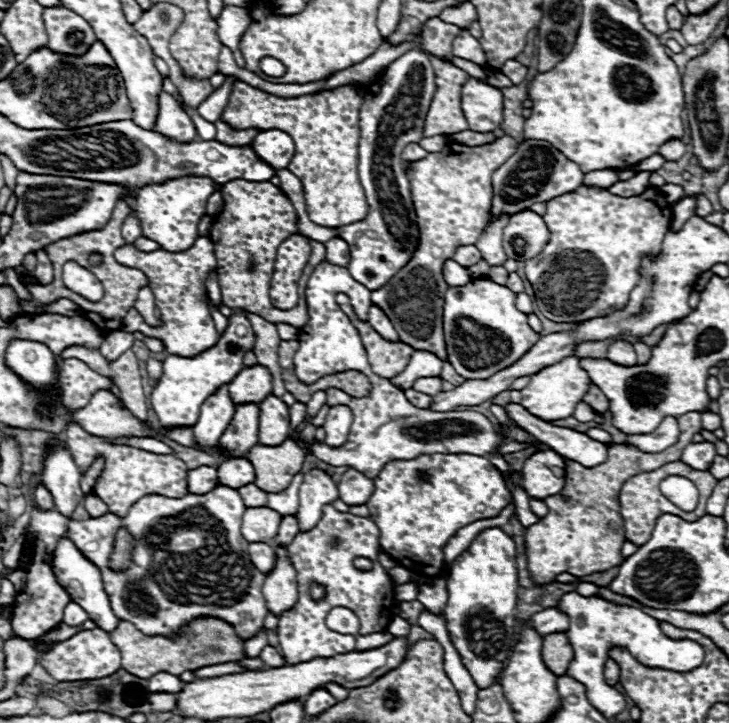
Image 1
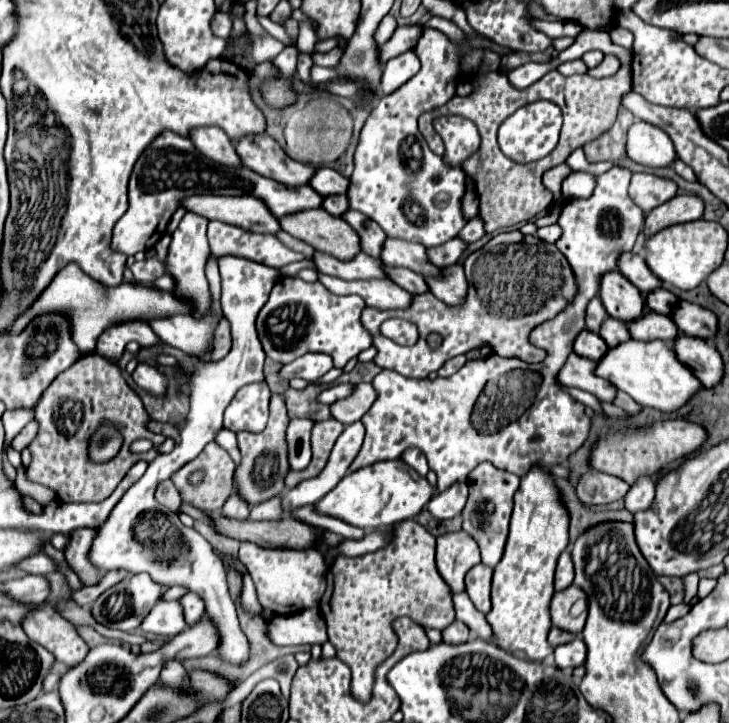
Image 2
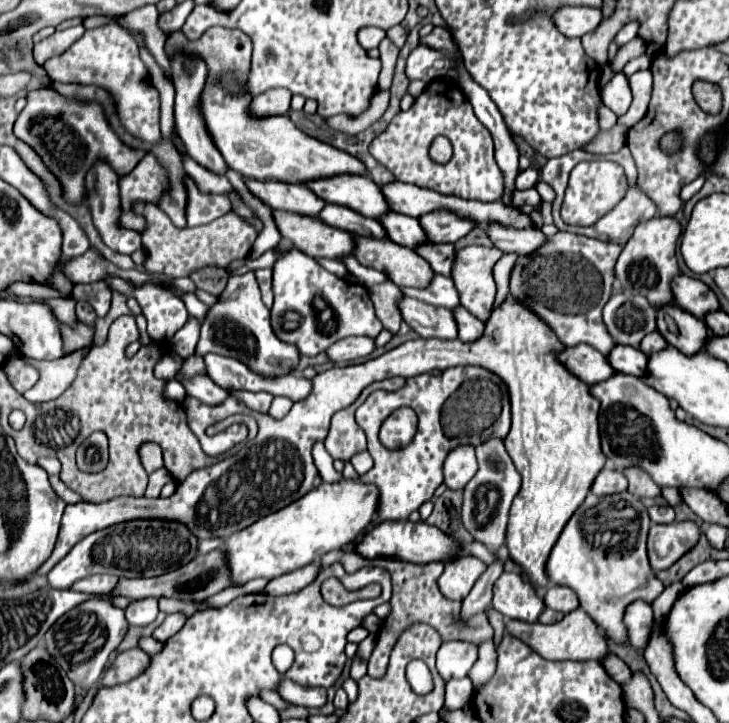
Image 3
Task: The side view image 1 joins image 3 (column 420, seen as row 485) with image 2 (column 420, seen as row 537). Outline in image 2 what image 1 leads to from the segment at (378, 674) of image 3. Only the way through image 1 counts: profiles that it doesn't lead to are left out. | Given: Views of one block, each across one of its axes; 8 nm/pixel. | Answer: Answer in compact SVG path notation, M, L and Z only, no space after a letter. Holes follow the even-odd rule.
M404 520L400 524L392 527L394 539L390 546L356 556L356 558L336 558L332 566L328 568L328 590L320 600L320 612L322 618L326 620L328 626L328 640L334 644L338 658L350 666L352 670L352 696L360 702L368 702L372 688L374 688L374 674L376 666L380 666L398 646L398 636L394 634L392 622L396 618L408 616L416 624L424 628L436 628L444 630L456 620L454 614L454 602L452 602L452 590L446 586L442 576L436 570L434 562L434 548L436 548L436 538L420 526L416 520Z

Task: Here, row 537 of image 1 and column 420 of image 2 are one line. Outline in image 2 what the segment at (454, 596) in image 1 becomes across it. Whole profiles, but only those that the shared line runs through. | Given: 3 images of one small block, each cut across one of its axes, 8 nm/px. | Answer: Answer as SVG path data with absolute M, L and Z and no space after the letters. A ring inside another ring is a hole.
M388 460L346 474L332 492L314 504L314 508L318 514L344 520L362 530L378 530L392 528L402 520L414 518L434 496L434 492L436 488L432 488L426 478L418 476L418 472L412 470L406 462Z

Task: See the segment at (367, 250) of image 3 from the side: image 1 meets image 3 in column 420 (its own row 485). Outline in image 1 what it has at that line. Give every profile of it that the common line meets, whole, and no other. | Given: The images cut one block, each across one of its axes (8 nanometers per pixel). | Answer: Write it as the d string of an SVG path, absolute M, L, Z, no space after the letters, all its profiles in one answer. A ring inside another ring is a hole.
M284 440L282 444L270 448L264 444L256 444L248 452L248 460L254 466L258 488L264 492L282 492L288 488L292 478L302 470L304 452L292 440Z

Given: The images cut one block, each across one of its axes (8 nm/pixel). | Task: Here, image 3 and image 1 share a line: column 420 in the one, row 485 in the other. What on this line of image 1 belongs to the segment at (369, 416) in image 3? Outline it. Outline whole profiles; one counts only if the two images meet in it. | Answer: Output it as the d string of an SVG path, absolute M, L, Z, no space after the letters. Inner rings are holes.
M430 454L418 456L414 460L392 460L374 478L374 496L366 502L370 518L380 530L380 546L386 554L396 558L398 564L410 568L422 576L438 576L444 568L444 546L446 542L466 524L476 520L494 518L512 500L500 472L484 456L472 454Z

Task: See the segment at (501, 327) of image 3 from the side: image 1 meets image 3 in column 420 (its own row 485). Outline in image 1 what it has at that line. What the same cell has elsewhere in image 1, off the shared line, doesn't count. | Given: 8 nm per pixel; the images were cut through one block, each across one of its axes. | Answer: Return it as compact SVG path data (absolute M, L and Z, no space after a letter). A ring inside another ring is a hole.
M350 468L342 476L342 480L338 484L338 492L340 492L340 500L346 502L348 506L366 504L374 492L374 482L372 482L372 478L366 478L362 472Z

